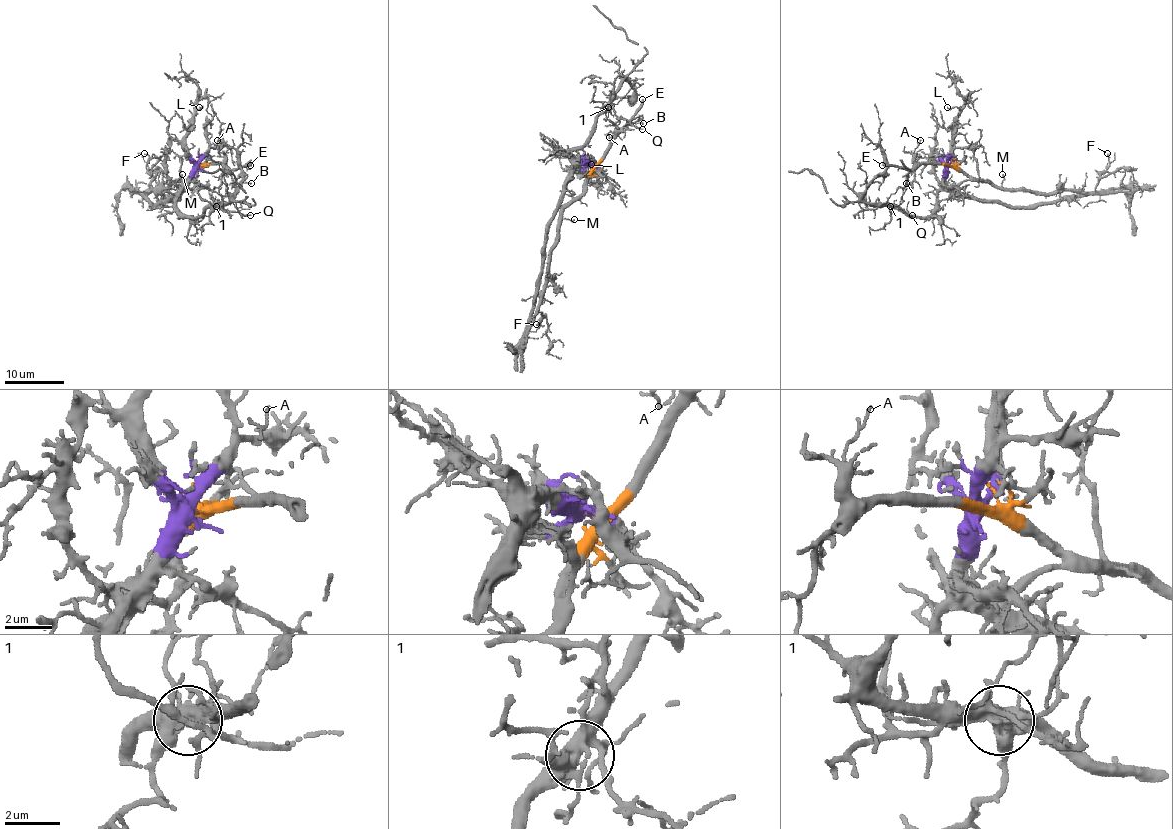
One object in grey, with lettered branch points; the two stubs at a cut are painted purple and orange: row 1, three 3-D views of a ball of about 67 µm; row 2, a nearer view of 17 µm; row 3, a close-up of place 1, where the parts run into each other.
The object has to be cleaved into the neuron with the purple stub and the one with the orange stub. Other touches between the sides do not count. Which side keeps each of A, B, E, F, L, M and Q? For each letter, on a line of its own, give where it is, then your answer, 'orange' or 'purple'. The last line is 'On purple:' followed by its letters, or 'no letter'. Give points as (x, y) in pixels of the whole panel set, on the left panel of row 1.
A: (217, 140) | orange
B: (251, 183) | orange
E: (250, 165) | orange
F: (144, 153) | orange
L: (199, 107) | purple
M: (182, 174) | orange
Q: (250, 215) | purple
On purple: L, Q

